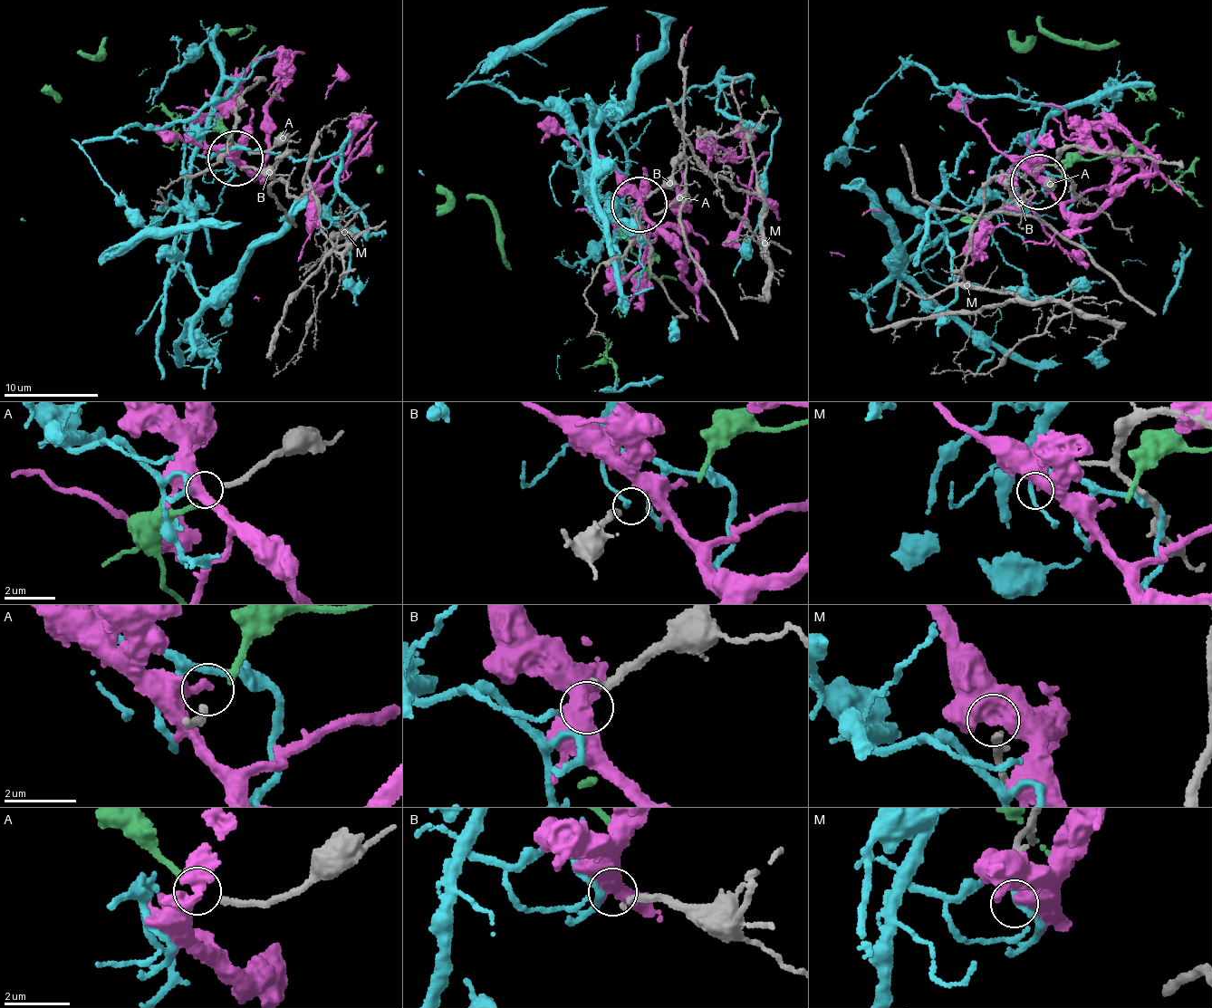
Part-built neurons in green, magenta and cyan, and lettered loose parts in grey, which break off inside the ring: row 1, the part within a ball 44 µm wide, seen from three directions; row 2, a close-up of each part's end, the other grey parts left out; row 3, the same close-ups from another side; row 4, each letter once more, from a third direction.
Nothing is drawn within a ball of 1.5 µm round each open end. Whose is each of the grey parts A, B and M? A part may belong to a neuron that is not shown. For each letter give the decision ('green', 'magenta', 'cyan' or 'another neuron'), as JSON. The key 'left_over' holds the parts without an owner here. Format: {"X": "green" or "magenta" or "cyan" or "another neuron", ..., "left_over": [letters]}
{"A": "green", "B": "another neuron", "M": "another neuron", "left_over": ["B", "M"]}

